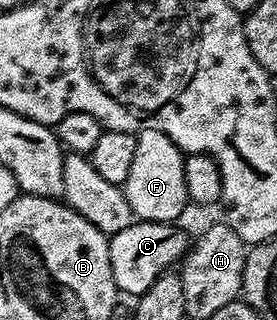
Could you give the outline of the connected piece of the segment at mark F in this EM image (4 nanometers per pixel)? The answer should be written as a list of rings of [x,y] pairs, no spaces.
[[[142,129],[137,134],[135,160],[123,187],[134,219],[142,222],[176,223],[187,207],[187,188],[183,180],[185,158],[181,150],[162,130]]]

